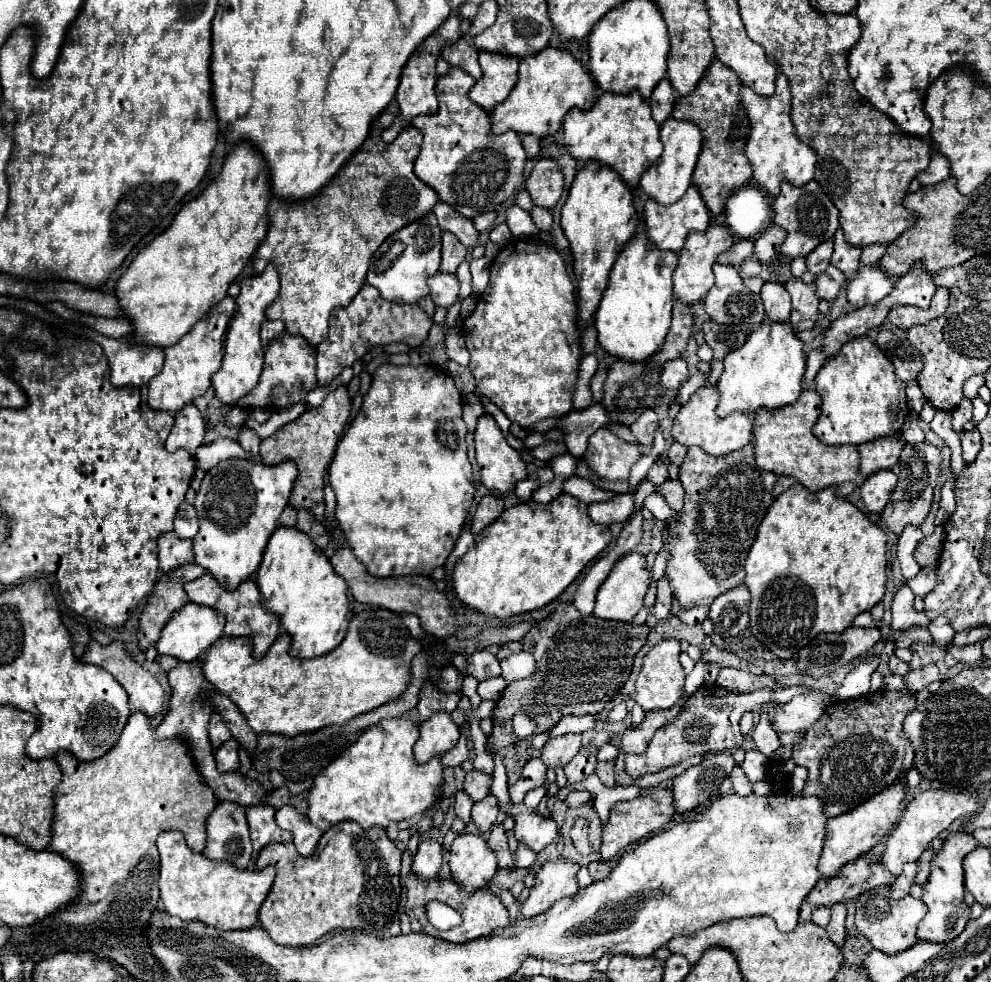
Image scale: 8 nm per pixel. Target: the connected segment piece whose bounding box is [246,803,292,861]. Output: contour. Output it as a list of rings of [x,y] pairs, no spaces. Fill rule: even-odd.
[[[248,805],[246,807],[246,819],[248,819],[248,827],[250,827],[250,839],[252,839],[252,859],[256,861],[258,853],[268,845],[268,843],[288,843],[292,841],[290,833],[284,833],[276,821],[274,821],[274,813],[276,809],[272,805]]]

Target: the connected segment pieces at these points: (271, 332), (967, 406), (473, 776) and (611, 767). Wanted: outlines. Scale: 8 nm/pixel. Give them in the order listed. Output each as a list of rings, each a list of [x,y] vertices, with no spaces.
[[[264,319],[264,323],[262,323],[262,345],[266,347],[268,341],[278,337],[282,331],[284,331],[284,323],[282,321],[268,321],[268,319]]]
[[[964,397],[964,399],[960,401],[960,405],[956,407],[956,411],[952,413],[954,429],[956,429],[956,431],[962,431],[962,425],[964,425],[966,421],[970,421],[970,419],[972,419],[972,399]]]
[[[472,769],[472,771],[466,775],[466,781],[464,781],[464,789],[462,789],[462,791],[464,791],[474,803],[478,803],[478,801],[482,801],[482,799],[488,795],[490,785],[492,785],[492,777],[490,777],[490,775],[484,775],[484,773]]]
[[[612,759],[609,762],[598,762],[595,773],[607,787],[614,787],[614,776],[615,776],[615,765],[616,761]]]

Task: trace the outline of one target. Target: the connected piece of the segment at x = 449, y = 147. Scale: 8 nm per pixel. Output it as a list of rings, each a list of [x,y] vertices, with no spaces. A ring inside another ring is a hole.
[[[450,67],[450,71],[438,77],[436,81],[436,97],[440,103],[438,113],[412,119],[412,127],[420,129],[424,135],[420,153],[414,161],[416,177],[426,185],[430,185],[438,193],[440,201],[452,205],[460,215],[468,219],[474,219],[476,215],[486,211],[494,211],[496,205],[502,205],[504,201],[512,199],[524,183],[524,167],[526,167],[526,153],[518,133],[504,133],[500,137],[492,137],[488,133],[488,125],[490,125],[488,113],[484,113],[484,109],[480,109],[476,103],[468,99],[468,91],[472,85],[474,85],[474,79],[468,77],[468,73],[464,73],[462,69]]]

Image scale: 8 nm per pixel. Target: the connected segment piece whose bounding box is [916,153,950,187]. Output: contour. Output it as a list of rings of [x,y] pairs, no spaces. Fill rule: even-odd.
[[[932,153],[930,157],[930,165],[926,171],[918,173],[918,181],[926,187],[926,185],[936,185],[944,179],[950,177],[950,165],[948,165],[948,159],[944,159],[940,153]]]

